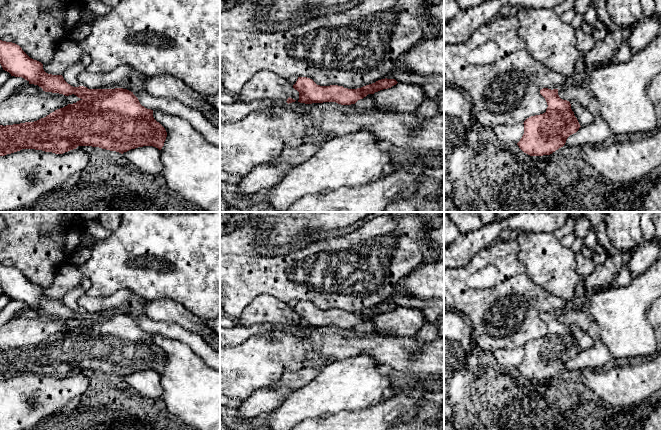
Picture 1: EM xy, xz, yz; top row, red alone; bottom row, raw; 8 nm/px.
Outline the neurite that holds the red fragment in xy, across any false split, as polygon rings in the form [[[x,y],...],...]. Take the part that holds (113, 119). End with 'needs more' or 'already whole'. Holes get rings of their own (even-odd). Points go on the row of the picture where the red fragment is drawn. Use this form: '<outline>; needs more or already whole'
[[[0,40],[0,64],[11,76],[22,77],[29,84],[38,85],[45,92],[65,96],[74,94],[80,99],[34,122],[0,125],[0,156],[22,149],[63,154],[78,146],[92,146],[123,154],[143,146],[153,146],[159,150],[164,146],[167,137],[165,128],[154,119],[153,110],[142,106],[133,92],[123,88],[73,87],[64,80],[62,75],[46,73],[43,64],[30,58],[19,45],[2,40]]]; already whole

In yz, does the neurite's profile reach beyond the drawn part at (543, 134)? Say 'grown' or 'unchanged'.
unchanged

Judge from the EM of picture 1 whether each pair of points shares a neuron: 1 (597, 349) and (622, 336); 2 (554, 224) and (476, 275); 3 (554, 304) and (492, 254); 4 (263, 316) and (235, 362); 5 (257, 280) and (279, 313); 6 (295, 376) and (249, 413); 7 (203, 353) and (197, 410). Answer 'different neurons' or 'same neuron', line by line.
1: different neurons
2: different neurons
3: same neuron
4: different neurons
5: different neurons
6: same neuron
7: different neurons

